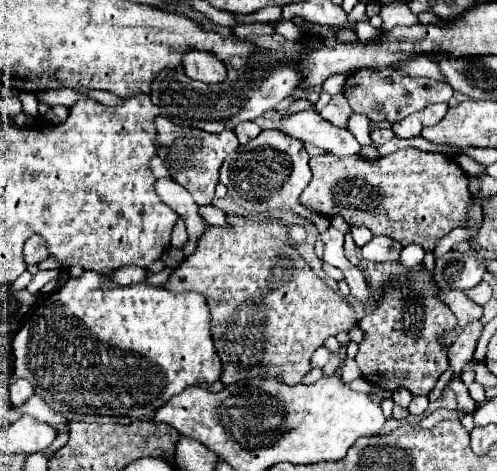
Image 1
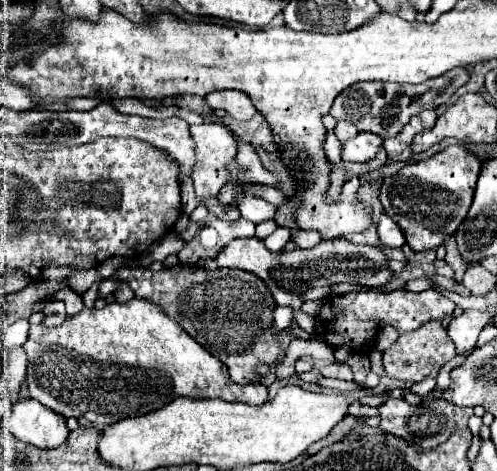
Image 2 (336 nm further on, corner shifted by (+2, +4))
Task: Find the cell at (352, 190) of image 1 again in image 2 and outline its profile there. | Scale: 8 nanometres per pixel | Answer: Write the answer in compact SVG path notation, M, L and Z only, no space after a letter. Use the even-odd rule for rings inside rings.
M449 145L433 157L407 165L397 175L385 177L379 199L385 213L401 227L407 245L413 251L435 249L443 245L447 233L455 233L465 219L473 201L479 173L481 163L475 155L461 145Z

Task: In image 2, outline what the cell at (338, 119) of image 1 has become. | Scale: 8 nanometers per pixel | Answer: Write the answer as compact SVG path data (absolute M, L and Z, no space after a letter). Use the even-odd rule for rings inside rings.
M337 121L337 125L335 125L335 135L337 135L337 139L341 143L351 139L351 137L355 137L357 133L359 133L359 129L353 123L349 123L349 121Z

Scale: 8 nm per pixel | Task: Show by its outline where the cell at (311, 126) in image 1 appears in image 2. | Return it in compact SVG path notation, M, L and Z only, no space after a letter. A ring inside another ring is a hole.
M359 133L357 137L353 137L341 145L341 157L343 157L343 161L365 163L377 155L381 143L383 143L383 139L379 135Z

